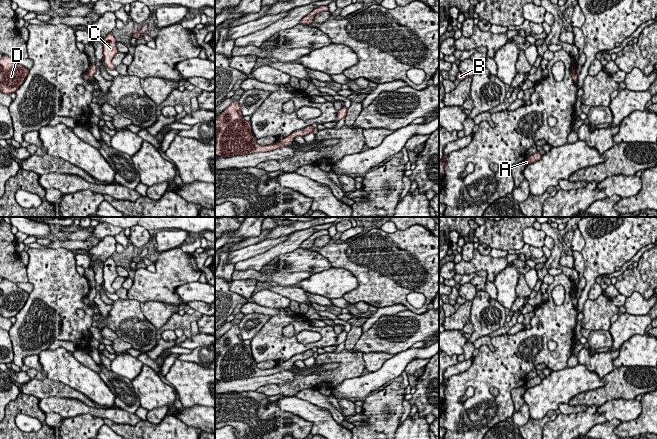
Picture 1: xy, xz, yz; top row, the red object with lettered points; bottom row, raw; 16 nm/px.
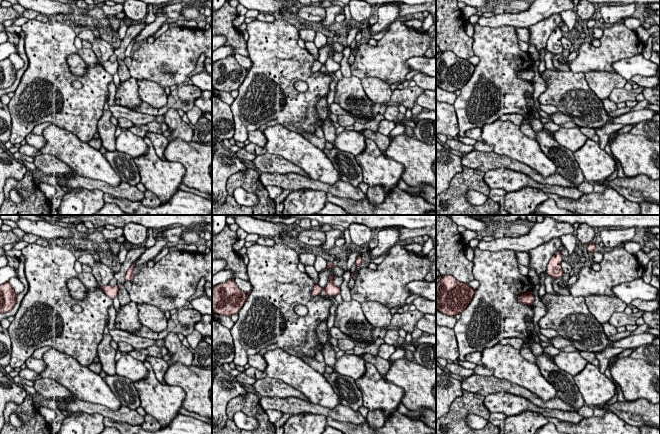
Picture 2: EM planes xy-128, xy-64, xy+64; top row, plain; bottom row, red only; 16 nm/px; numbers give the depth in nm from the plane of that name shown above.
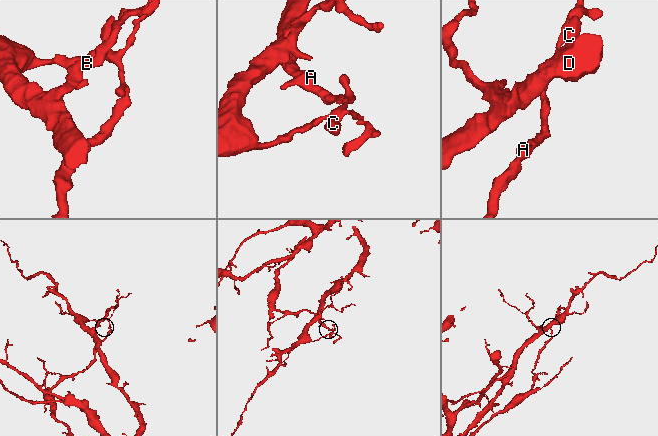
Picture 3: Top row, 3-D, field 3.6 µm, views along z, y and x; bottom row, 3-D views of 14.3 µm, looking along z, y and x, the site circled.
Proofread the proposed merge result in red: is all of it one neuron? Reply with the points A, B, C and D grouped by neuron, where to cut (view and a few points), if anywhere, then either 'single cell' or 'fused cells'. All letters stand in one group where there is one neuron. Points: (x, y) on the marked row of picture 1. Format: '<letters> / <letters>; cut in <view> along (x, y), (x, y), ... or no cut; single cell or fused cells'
A C / B D; cut in xy along (87, 71), (90, 77); fused cells

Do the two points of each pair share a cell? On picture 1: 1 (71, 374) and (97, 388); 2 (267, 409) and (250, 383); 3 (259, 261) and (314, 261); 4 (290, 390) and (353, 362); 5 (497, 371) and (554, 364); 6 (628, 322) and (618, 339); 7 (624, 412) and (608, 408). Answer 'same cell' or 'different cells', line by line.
1: same cell
2: different cells
3: different cells
4: same cell
5: same cell
6: same cell
7: same cell

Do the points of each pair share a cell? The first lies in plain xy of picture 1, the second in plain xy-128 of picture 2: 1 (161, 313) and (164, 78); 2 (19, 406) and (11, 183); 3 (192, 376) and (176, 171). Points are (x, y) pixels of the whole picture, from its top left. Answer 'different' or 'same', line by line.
1: different
2: same
3: different

